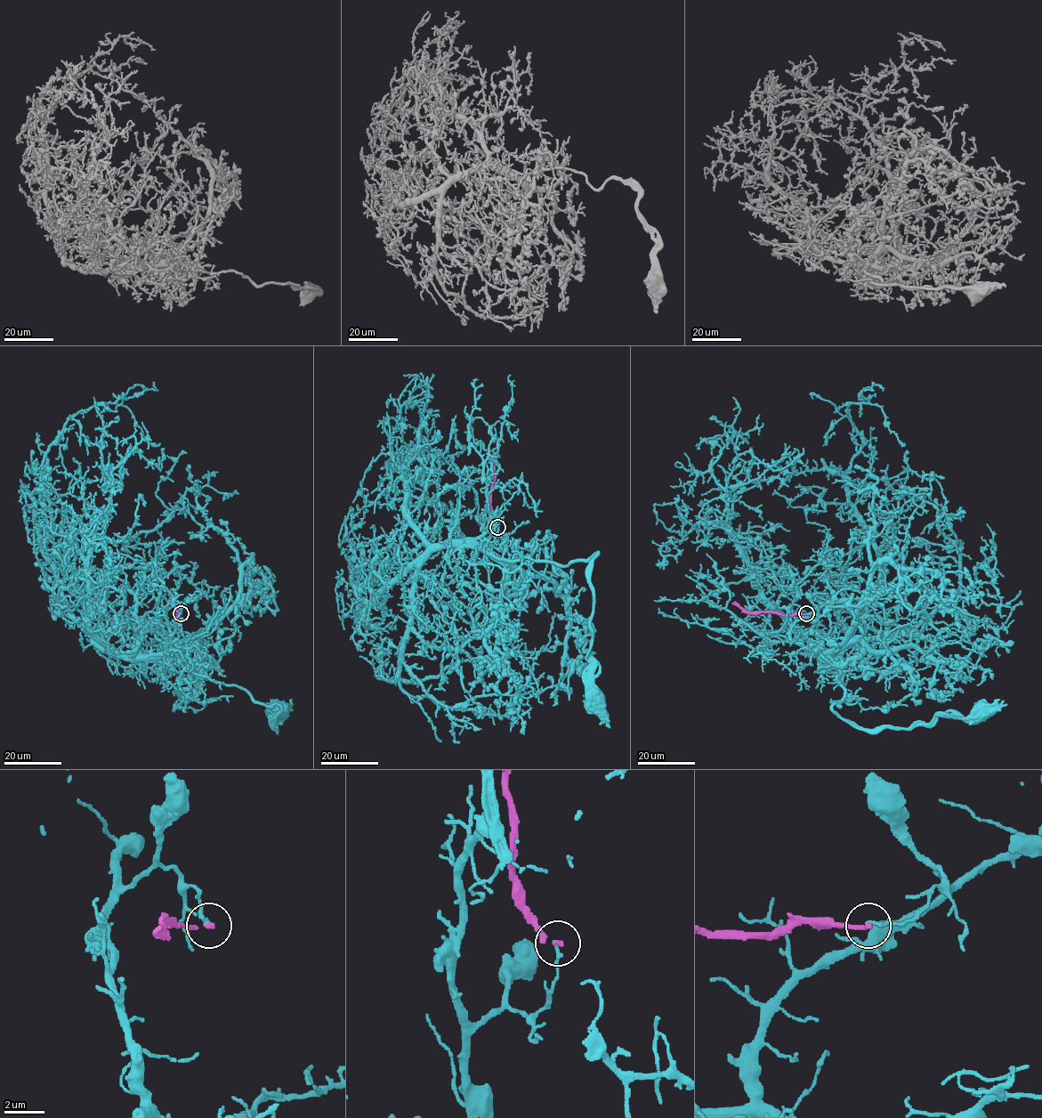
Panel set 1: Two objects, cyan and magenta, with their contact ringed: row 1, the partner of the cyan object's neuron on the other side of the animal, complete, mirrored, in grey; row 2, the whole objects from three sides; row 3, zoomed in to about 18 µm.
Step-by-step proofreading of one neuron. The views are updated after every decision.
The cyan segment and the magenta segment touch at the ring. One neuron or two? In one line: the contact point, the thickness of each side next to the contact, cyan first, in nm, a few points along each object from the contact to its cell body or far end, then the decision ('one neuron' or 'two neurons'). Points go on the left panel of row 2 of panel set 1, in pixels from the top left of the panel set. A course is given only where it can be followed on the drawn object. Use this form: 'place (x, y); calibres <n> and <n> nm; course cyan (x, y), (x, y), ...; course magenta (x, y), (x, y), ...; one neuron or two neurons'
place (181, 613); calibres 180 and 240 nm; course cyan (181, 613), (175, 605), (166, 612), (172, 646), (164, 660), (277, 704), (275, 730), (275, 708); course magenta (181, 613), (173, 614), (177, 612), (178, 603); two neurons

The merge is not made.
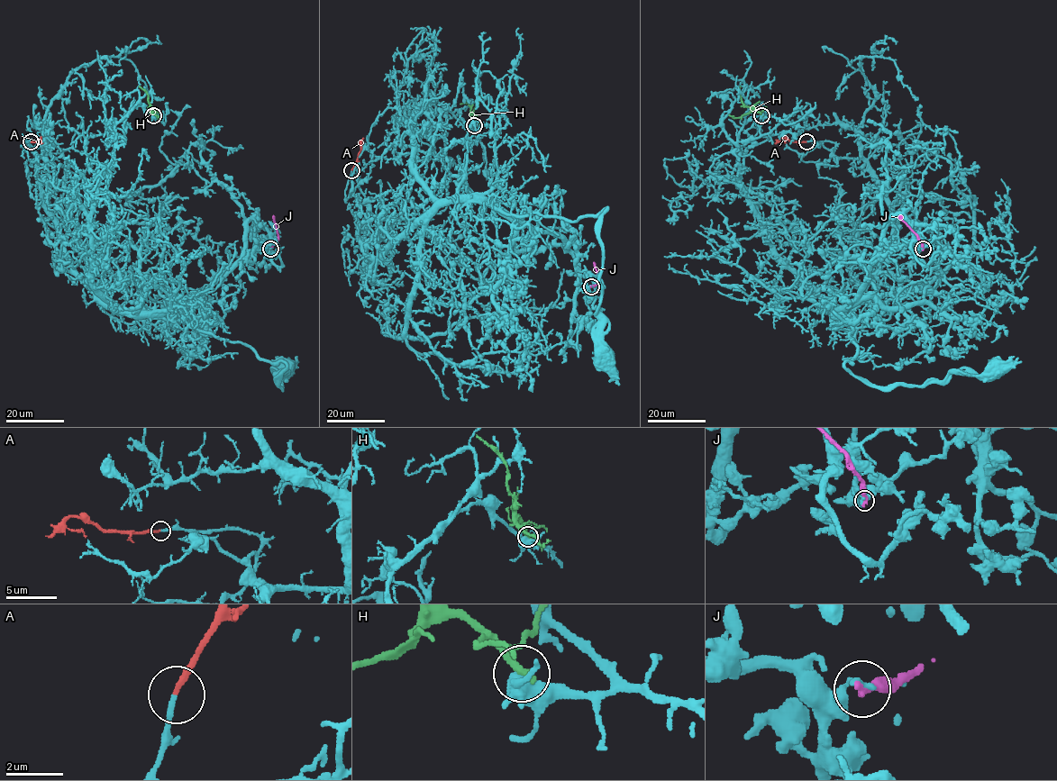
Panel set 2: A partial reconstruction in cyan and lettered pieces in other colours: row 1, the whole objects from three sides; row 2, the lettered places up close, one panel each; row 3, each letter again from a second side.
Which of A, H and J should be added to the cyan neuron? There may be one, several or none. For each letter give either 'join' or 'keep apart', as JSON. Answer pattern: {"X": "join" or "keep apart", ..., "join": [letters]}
{"A": "join", "H": "keep apart", "J": "keep apart", "join": ["A"]}

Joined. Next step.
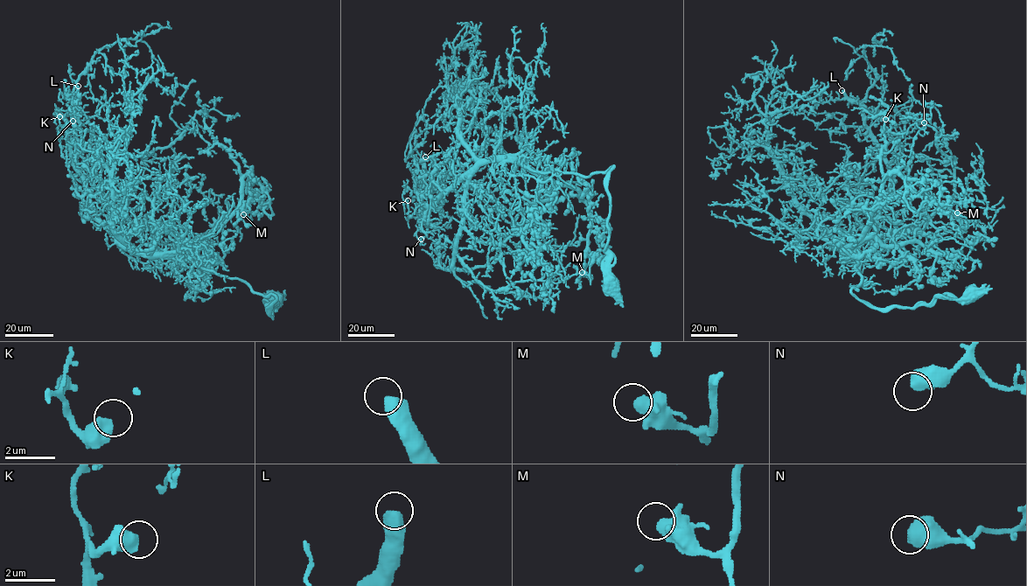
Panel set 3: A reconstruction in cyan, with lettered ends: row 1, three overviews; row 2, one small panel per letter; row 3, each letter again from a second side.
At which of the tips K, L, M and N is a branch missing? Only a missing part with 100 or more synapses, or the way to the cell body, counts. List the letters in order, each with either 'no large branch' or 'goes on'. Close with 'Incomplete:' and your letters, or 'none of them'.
K: no large branch
L: goes on
M: no large branch
N: no large branch
Incomplete: L

